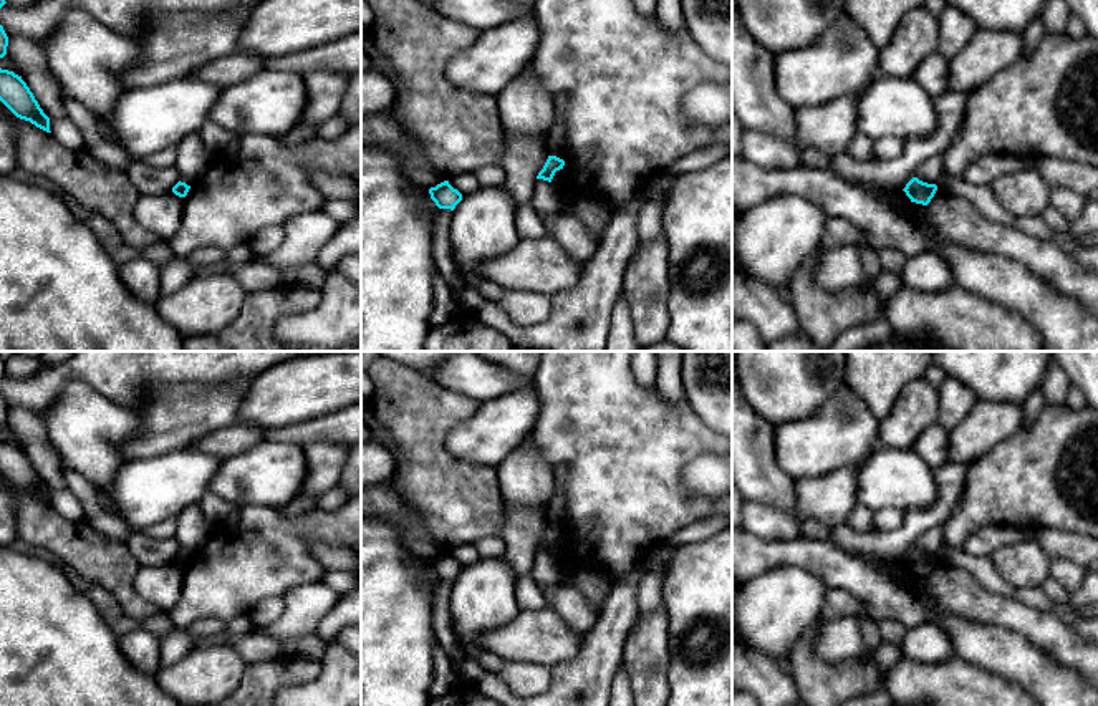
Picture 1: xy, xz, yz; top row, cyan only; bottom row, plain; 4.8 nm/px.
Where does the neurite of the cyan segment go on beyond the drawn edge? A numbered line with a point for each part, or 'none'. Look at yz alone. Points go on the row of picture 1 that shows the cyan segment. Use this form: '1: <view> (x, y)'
none

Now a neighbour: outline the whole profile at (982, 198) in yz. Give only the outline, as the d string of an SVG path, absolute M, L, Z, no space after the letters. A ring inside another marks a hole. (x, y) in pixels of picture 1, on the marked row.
M942 169L936 186L937 189L970 201L987 219L1005 225L1015 225L1015 217L997 202L990 187L972 186L962 177L951 176L946 169Z

